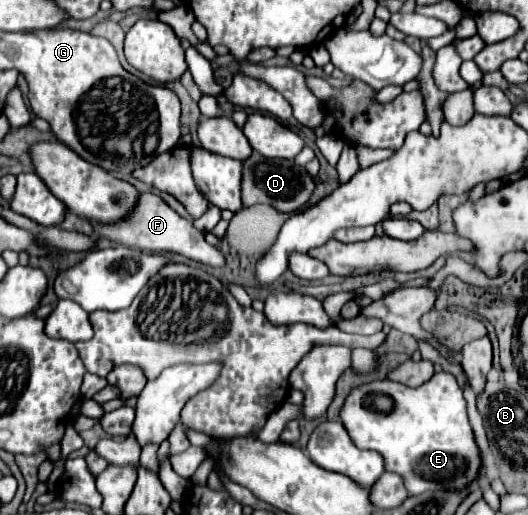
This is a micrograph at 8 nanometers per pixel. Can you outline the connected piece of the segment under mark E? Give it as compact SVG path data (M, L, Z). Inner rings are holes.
M436 372L418 388L392 380L372 380L356 386L344 400L340 420L358 448L382 454L384 470L398 474L408 494L464 488L468 482L476 480L482 466L462 388L448 372ZM384 400L390 402L388 412L380 412L380 408L386 408ZM378 402L382 402L382 406Z

